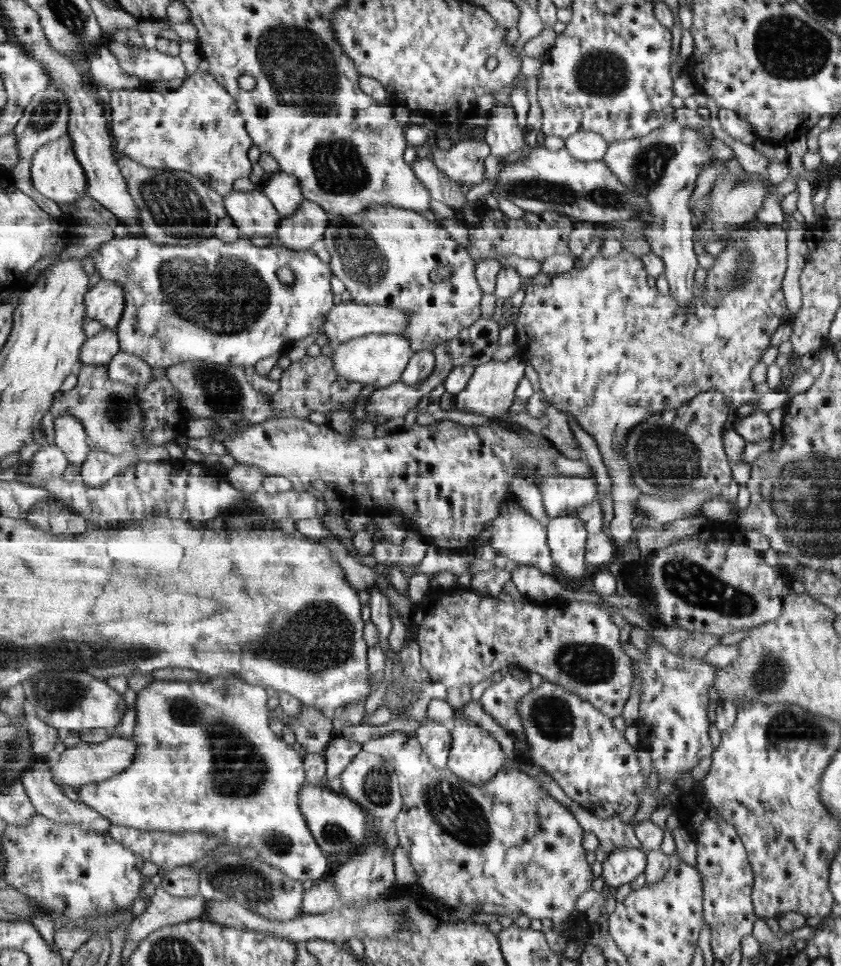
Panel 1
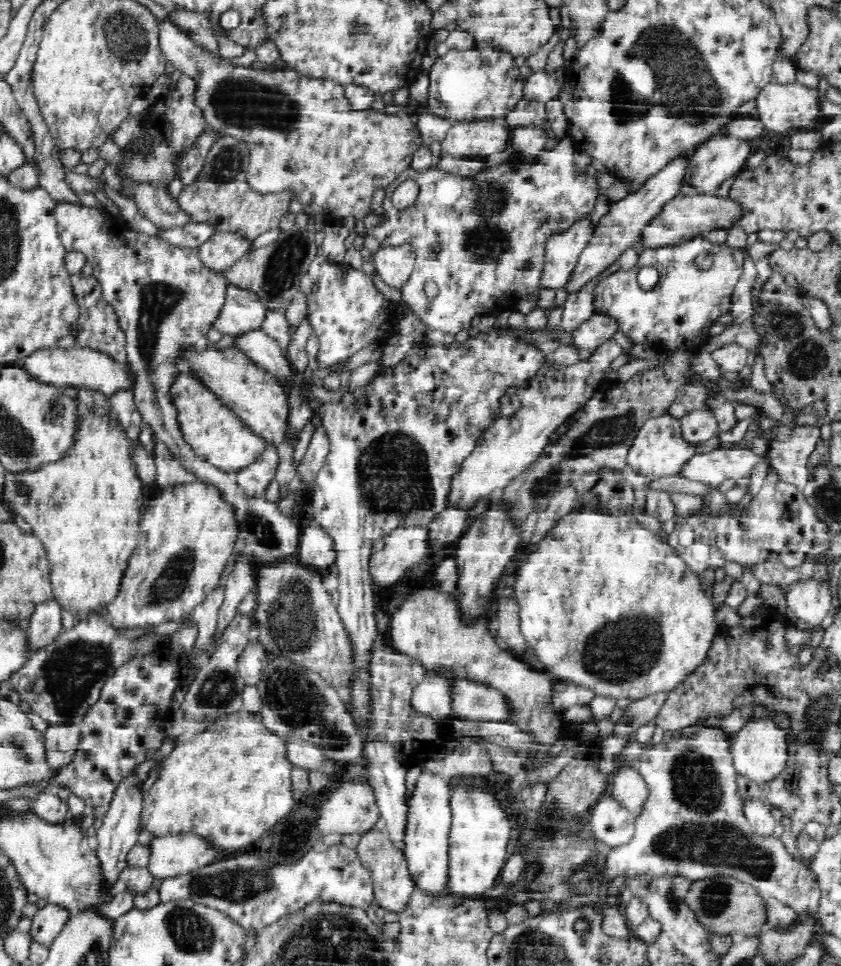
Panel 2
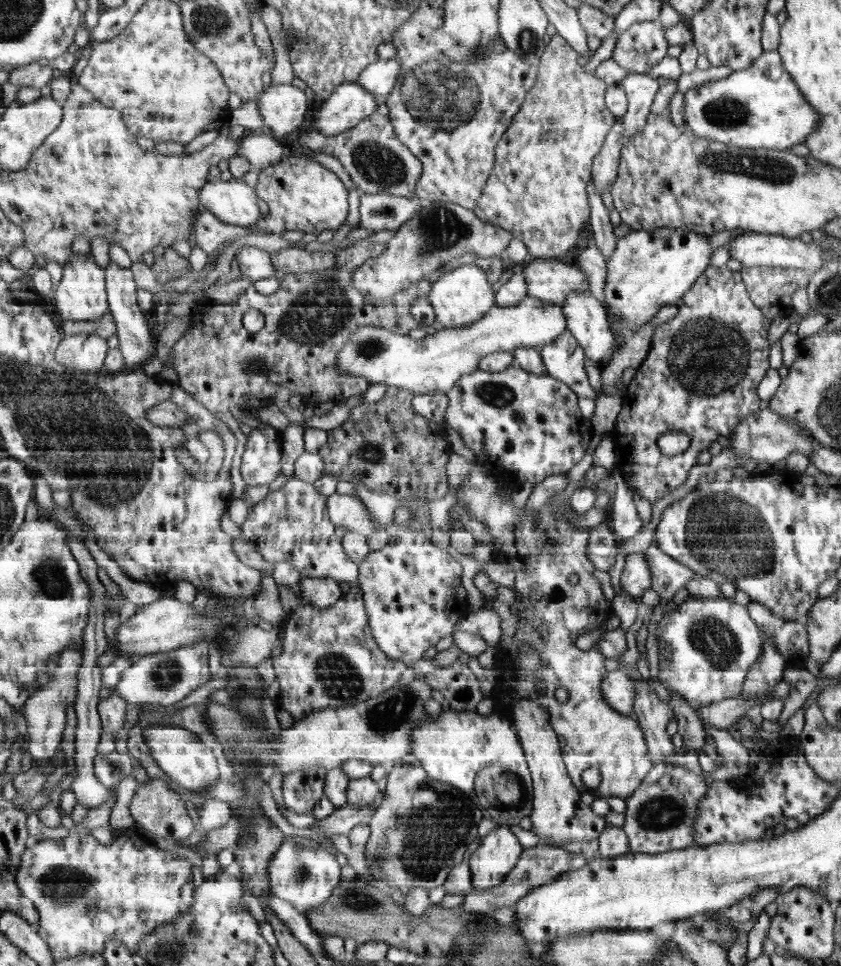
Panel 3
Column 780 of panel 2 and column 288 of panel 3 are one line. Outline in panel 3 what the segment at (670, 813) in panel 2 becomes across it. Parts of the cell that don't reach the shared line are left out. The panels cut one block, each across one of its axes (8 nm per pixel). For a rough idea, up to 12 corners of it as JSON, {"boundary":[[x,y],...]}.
{"boundary":[[285,842],[271,888],[303,914],[341,884],[341,864],[319,846]]}

